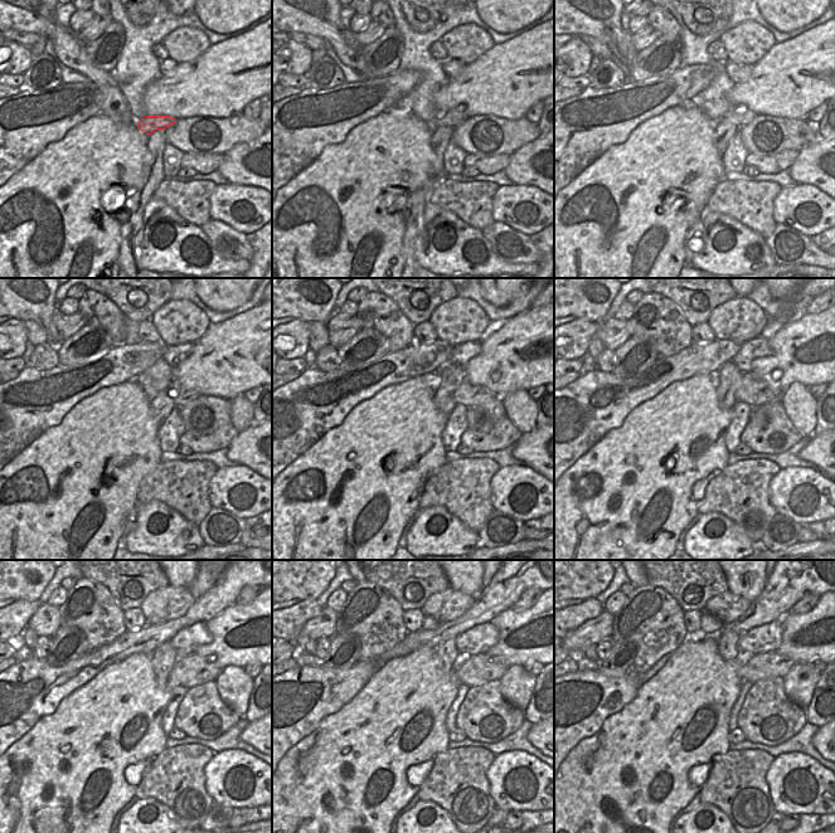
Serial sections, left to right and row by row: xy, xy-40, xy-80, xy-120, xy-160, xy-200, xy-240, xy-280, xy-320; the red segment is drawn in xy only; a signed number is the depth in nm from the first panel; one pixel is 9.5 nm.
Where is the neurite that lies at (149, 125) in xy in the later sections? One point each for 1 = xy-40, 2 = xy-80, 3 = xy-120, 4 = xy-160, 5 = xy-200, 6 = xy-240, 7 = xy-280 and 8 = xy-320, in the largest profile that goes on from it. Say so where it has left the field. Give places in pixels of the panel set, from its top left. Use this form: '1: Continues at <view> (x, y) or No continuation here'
1: Continues at xy-40 (452, 118)
2: Continues at xy-80 (739, 115)
3: Continues at xy-120 (180, 395)
4: Continues at xy-160 (465, 394)
5: Continues at xy-200 (755, 391)
6: Continues at xy-240 (192, 670)
7: Continues at xy-280 (480, 668)
8: Continues at xy-320 (763, 666).

